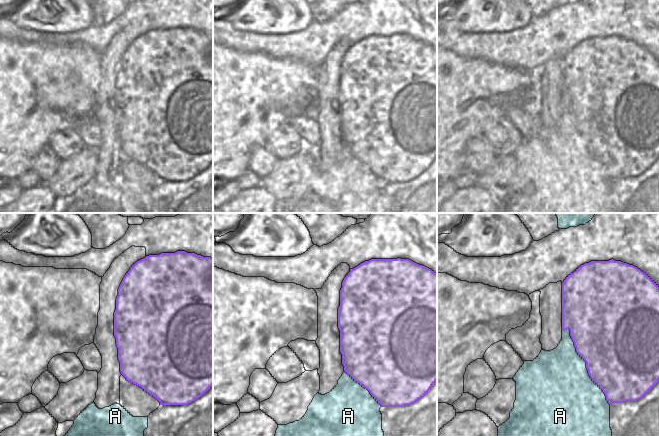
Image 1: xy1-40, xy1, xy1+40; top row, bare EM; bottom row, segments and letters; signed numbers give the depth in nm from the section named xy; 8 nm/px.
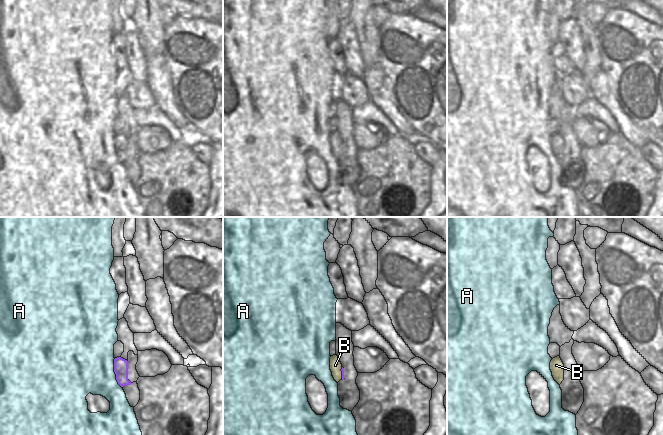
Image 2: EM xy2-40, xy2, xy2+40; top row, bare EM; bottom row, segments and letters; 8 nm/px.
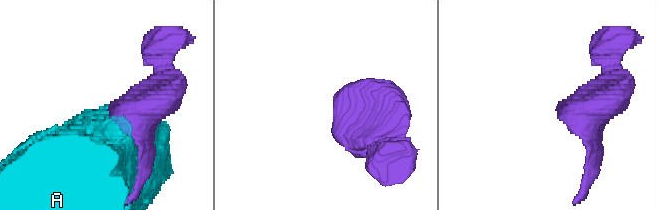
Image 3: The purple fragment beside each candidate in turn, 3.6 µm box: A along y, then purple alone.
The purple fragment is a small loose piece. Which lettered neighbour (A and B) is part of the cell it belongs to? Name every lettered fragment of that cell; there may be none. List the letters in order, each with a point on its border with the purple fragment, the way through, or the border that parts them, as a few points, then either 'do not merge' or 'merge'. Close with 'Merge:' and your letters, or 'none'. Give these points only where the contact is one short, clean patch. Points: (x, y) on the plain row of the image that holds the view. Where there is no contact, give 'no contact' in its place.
A: contact xy1+40 (586, 140); do not merge
B: contact xy2 (342, 149); way xy2 (342, 145), (342, 149), (335, 141); merge
Merge: B

